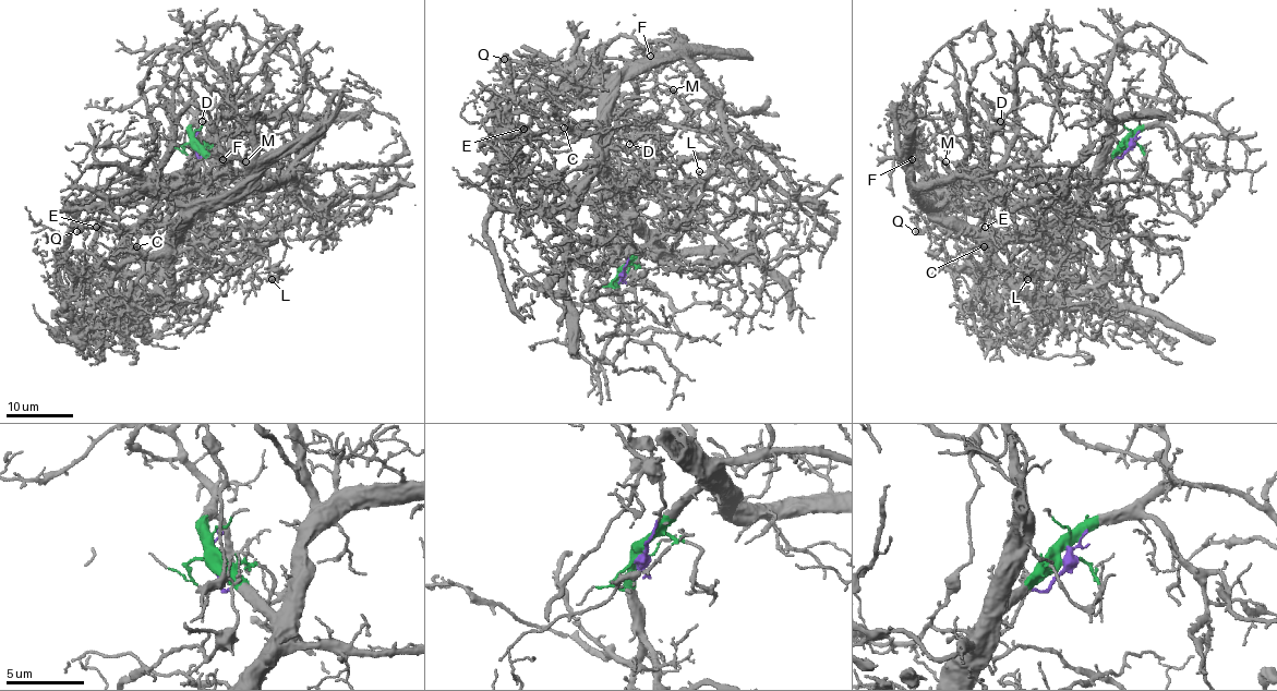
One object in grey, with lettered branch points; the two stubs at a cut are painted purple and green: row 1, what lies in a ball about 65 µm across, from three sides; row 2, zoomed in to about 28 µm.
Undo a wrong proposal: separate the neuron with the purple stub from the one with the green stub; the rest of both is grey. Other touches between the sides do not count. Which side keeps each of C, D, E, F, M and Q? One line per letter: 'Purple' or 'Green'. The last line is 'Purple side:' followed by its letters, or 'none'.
C: Green
D: Green
E: Green
F: Green
M: Green
Q: Green
Purple side: none

